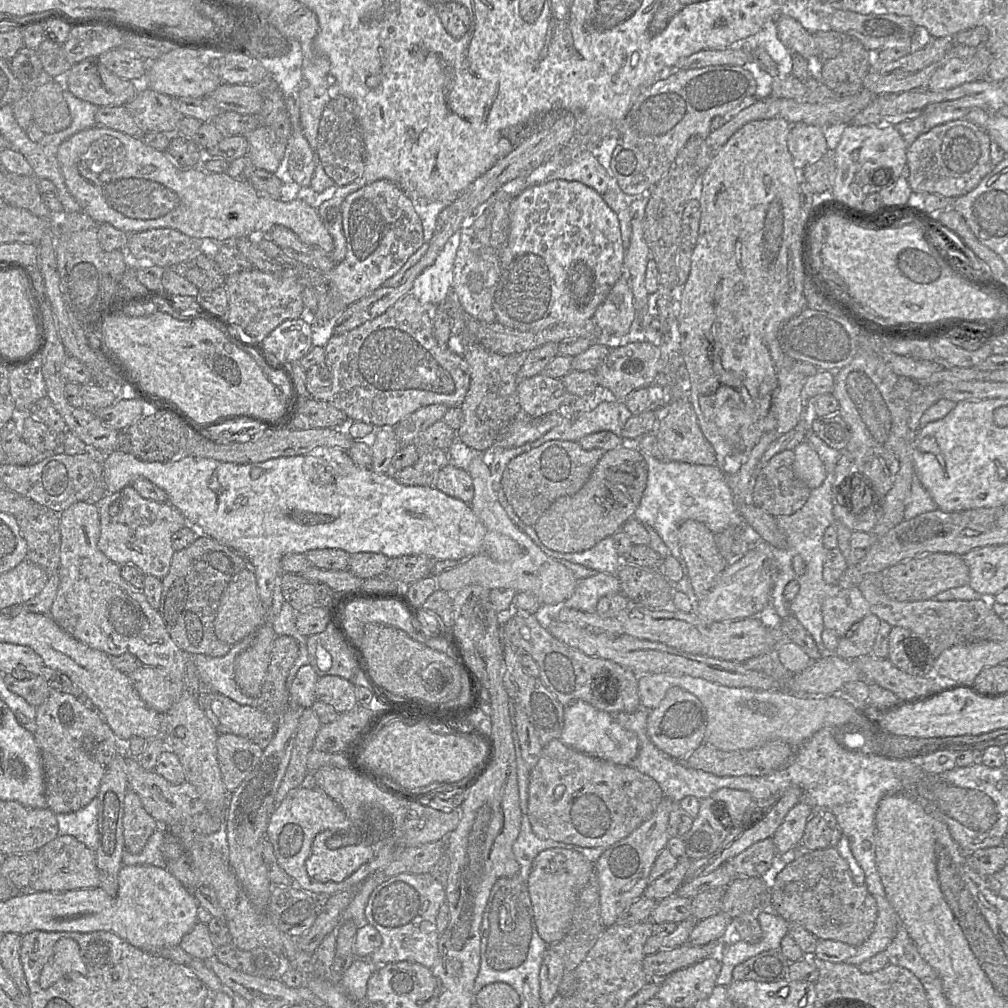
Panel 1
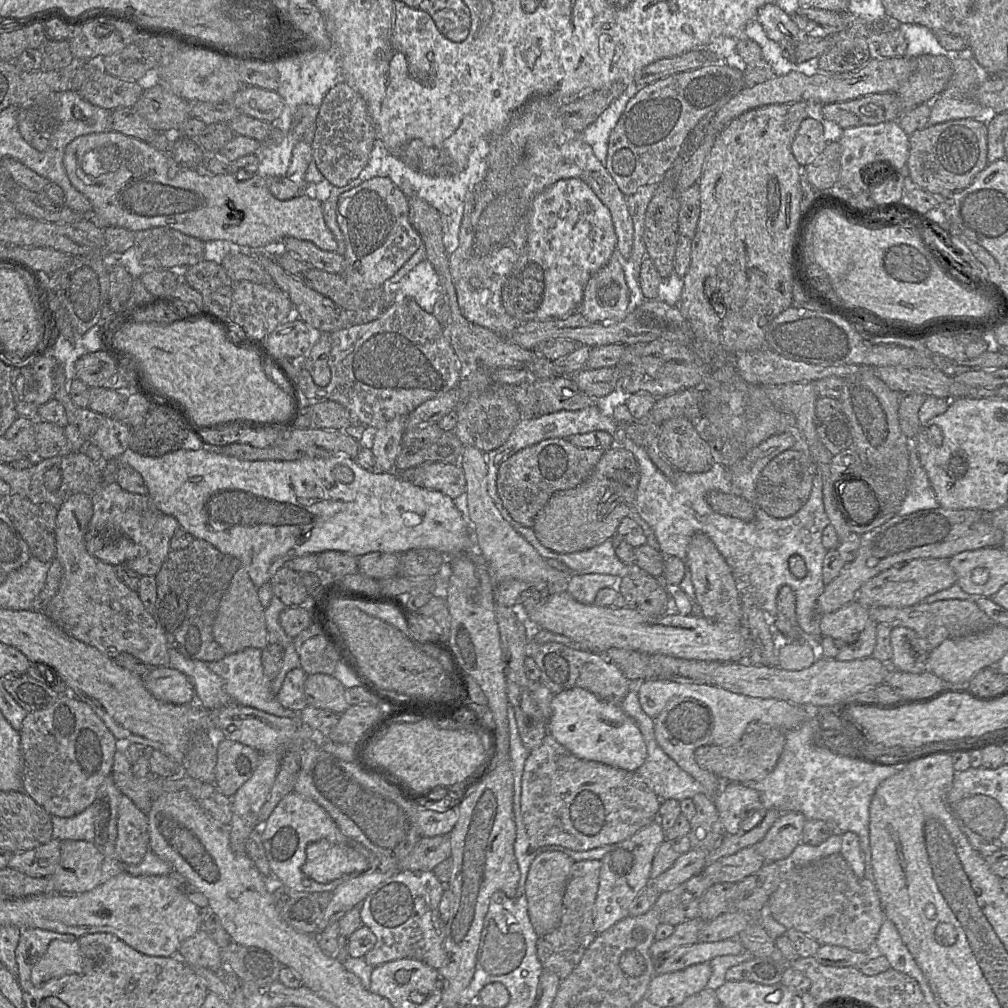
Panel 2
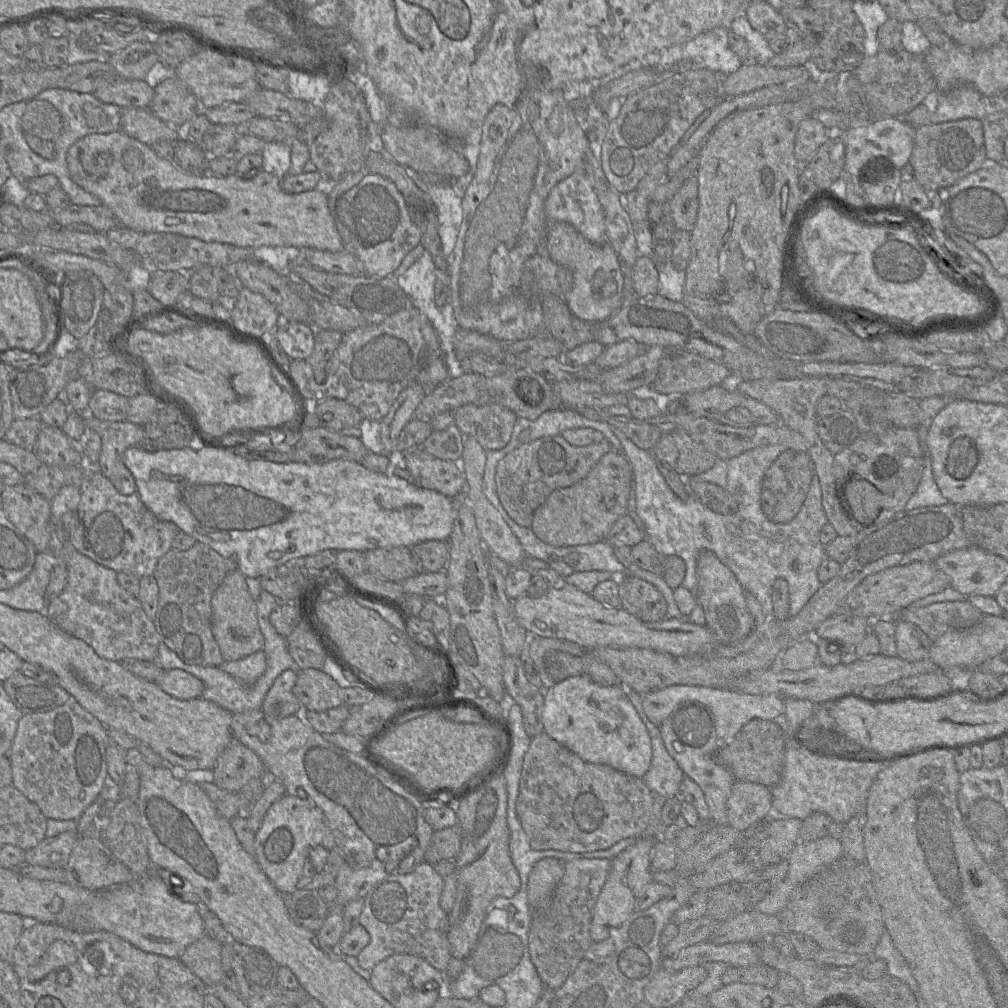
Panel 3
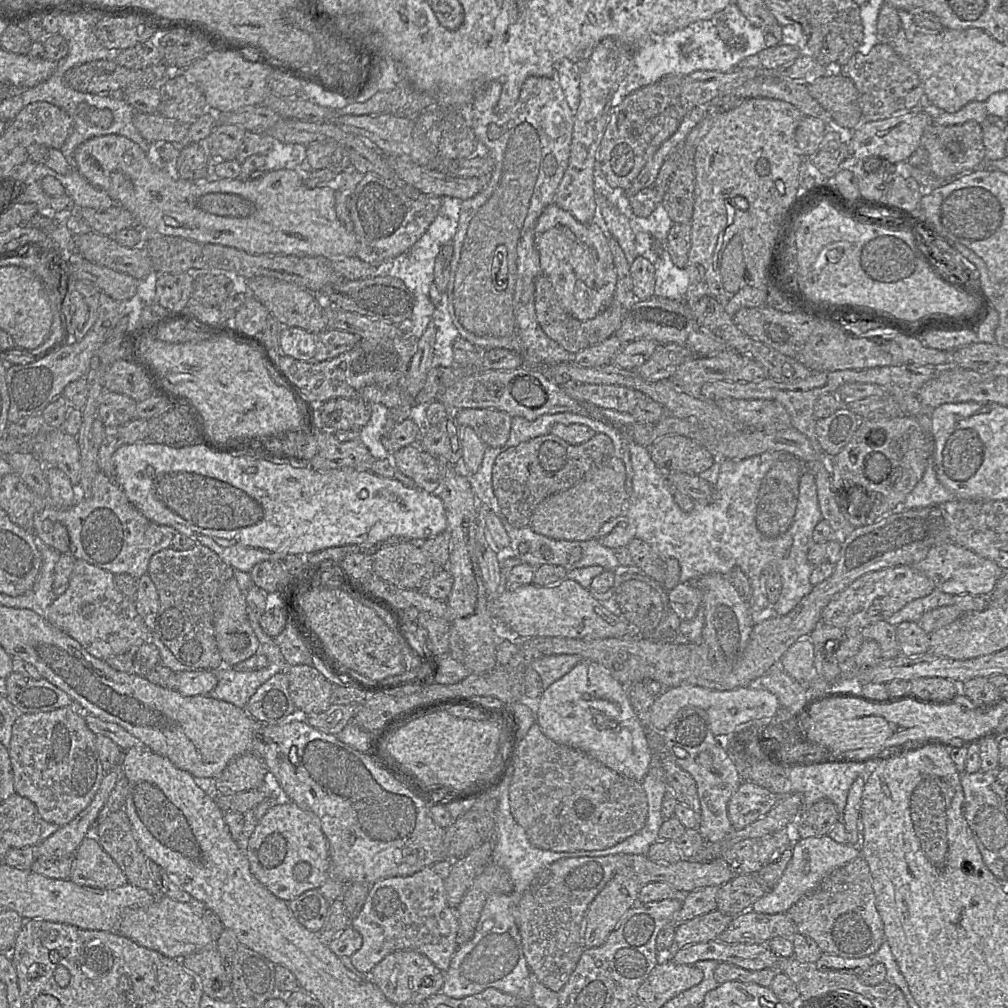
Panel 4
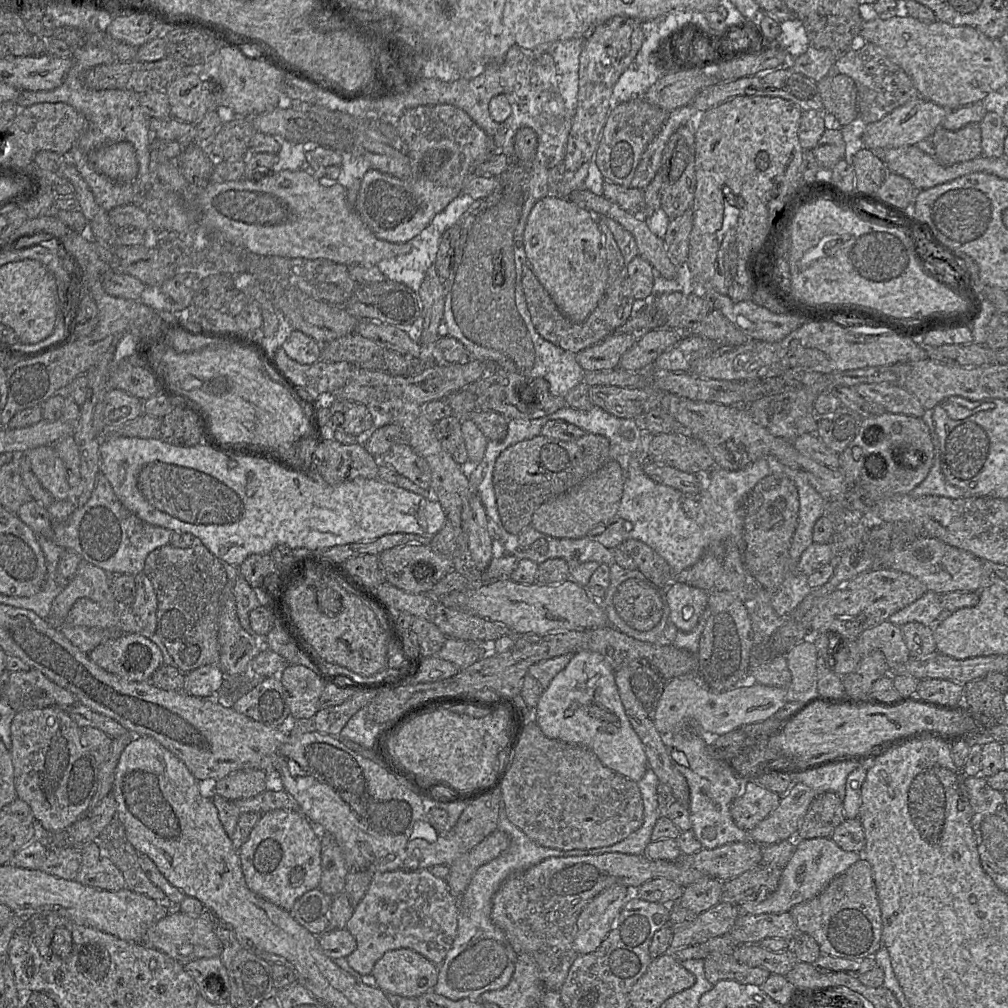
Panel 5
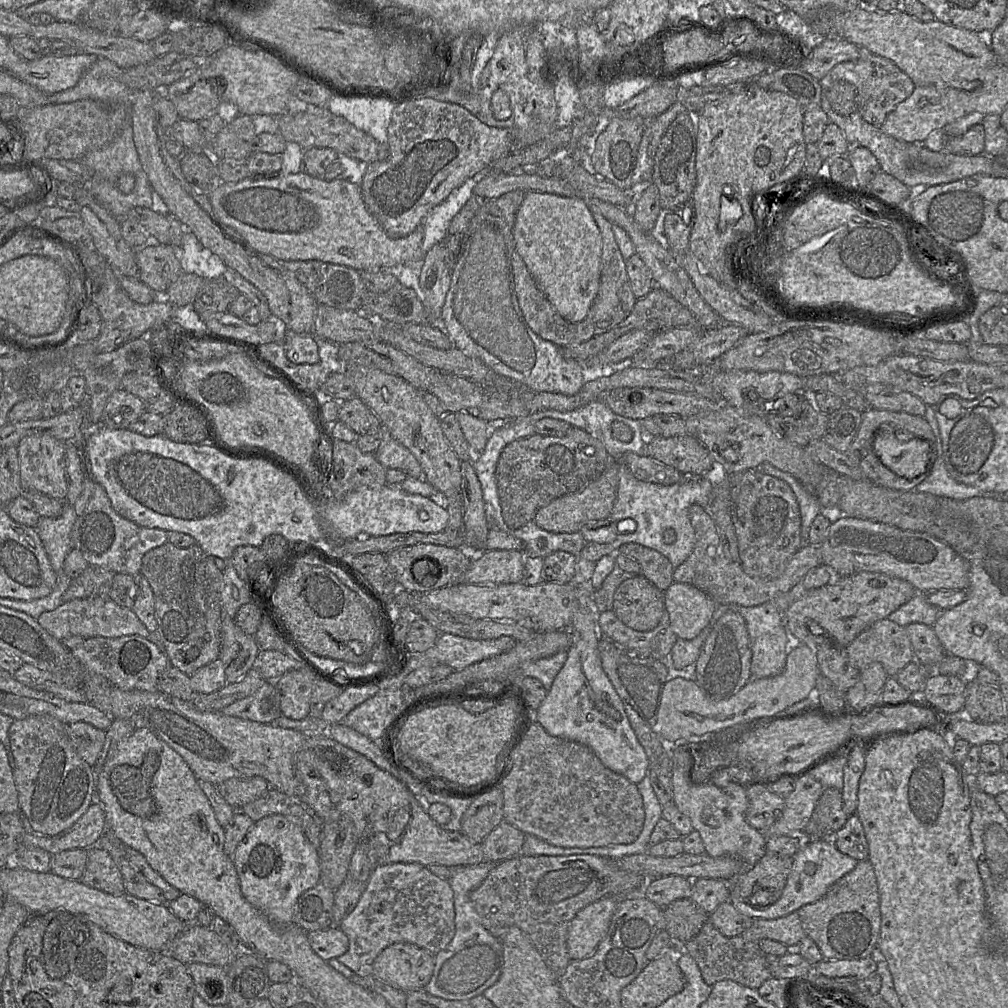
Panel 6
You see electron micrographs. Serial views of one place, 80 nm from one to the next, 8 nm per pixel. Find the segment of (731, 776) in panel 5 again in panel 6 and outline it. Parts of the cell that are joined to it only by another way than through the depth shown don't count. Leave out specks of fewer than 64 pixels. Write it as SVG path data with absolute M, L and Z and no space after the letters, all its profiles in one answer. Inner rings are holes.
M702 744L676 746L672 752L672 803L681 813L687 816L704 843L706 854L711 857L730 856L741 863L741 871L734 877L751 870L767 853L767 838L764 833L752 828L745 819L748 807L747 787L730 783L718 787L711 783L694 784L691 780L691 770L694 759L701 757L706 750Z

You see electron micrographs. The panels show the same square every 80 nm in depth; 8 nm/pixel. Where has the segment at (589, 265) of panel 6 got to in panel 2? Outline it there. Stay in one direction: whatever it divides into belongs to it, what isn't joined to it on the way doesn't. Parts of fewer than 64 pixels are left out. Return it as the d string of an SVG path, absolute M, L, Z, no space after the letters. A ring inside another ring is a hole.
M615 249L609 262L591 276L584 287L578 312L591 322L617 322L629 313L629 289L623 269L624 259Z

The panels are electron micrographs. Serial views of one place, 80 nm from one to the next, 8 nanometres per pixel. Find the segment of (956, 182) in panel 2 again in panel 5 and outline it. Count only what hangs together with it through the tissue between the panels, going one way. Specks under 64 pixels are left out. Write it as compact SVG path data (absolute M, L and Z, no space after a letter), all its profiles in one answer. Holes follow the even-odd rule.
M970 123L957 131L939 127L930 139L935 149L934 157L943 166L972 160L982 154L978 123Z

